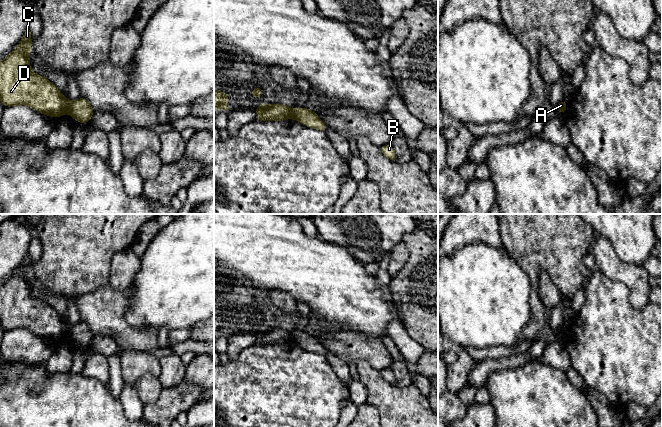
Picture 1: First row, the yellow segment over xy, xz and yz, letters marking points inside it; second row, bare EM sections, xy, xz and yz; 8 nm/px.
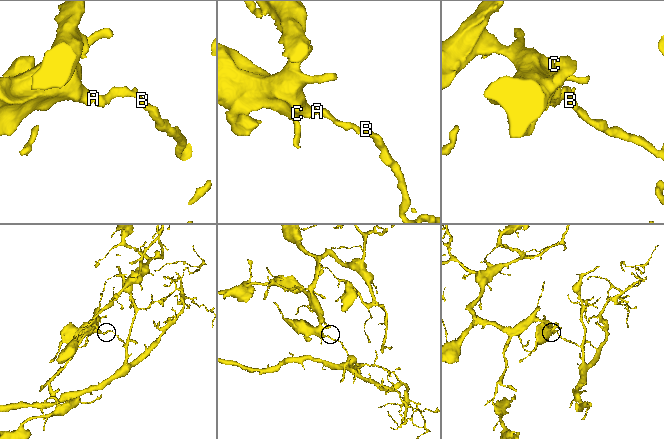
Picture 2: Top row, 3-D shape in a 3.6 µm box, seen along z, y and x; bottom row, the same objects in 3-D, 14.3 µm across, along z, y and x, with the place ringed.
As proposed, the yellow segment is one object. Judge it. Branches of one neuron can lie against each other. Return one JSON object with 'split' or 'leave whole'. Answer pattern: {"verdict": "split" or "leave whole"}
{"verdict": "split"}

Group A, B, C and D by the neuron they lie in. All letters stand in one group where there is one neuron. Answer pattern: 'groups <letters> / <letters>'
groups A C D / B

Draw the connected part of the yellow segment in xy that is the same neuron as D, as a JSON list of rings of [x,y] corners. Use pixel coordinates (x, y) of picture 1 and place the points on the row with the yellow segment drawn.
[[[31,31],[0,61],[0,102],[4,107],[27,105],[51,118],[68,112],[69,100],[44,76],[35,74],[29,62]]]

